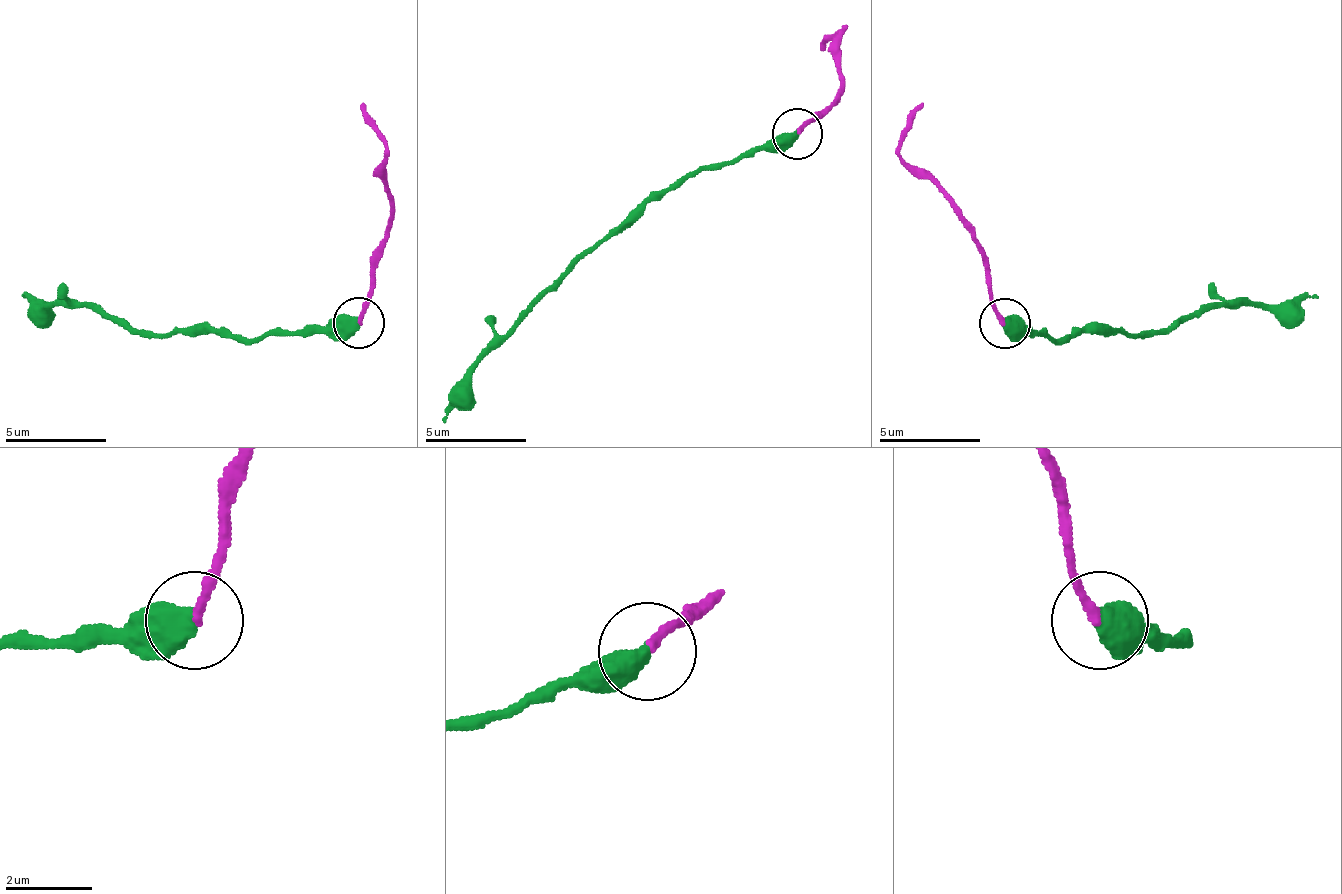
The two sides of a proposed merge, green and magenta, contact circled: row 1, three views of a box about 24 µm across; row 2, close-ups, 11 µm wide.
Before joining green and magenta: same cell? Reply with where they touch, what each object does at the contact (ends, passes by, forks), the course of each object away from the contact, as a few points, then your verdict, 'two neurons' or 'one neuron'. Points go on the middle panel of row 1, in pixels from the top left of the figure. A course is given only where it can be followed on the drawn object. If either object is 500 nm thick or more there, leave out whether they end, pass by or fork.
(797, 133) | green via (796, 132), (699, 168), (648, 193), (473, 370), (468, 396), (443, 421) | magenta via (796, 132), (839, 95), (844, 29), (821, 49) | two neurons

